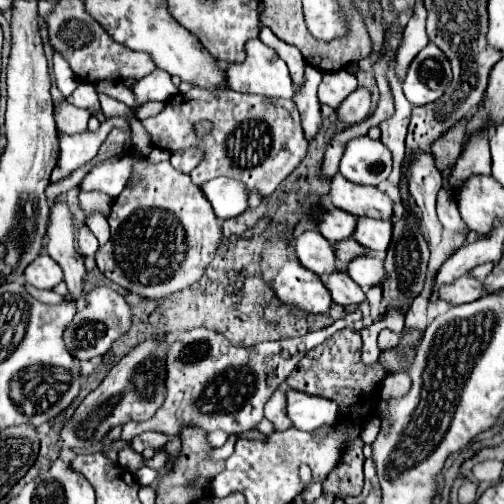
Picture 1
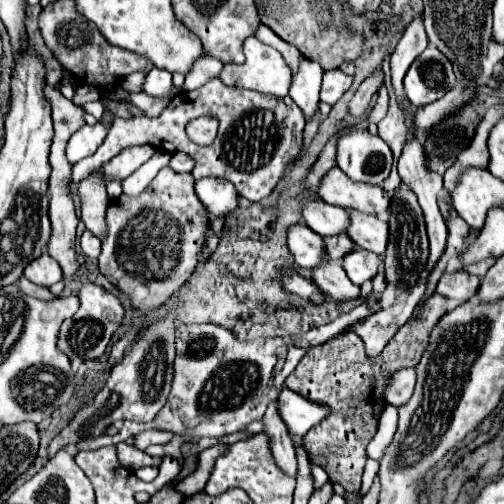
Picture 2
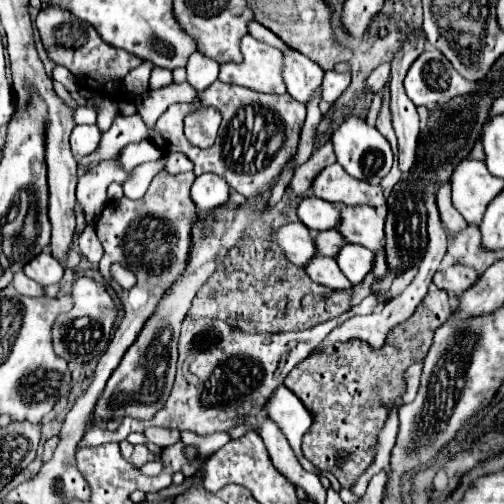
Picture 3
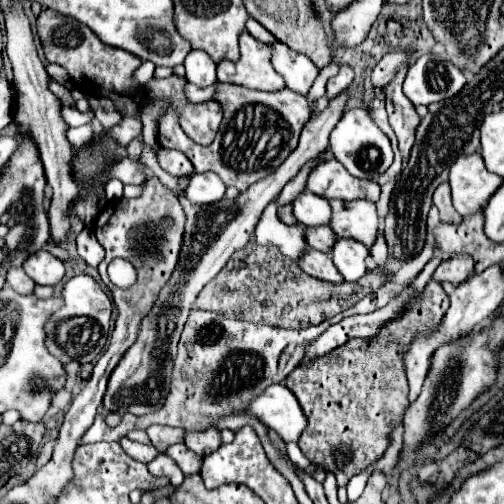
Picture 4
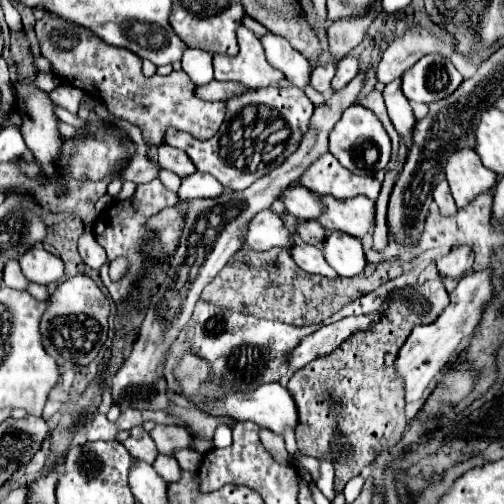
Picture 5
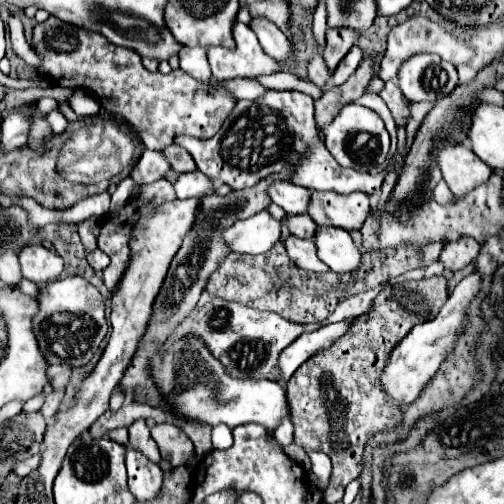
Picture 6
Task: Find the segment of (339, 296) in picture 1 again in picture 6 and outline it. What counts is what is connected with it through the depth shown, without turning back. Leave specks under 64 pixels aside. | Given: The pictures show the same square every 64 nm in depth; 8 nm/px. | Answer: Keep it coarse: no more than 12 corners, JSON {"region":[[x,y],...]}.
{"region":[[288,236],[284,246],[302,270],[330,272],[318,258],[314,240]]}

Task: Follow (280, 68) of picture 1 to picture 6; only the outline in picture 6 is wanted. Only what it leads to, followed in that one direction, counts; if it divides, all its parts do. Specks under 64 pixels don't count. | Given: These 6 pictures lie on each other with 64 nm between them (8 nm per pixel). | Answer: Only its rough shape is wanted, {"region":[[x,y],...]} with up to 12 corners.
{"region":[[236,22],[236,50],[208,48],[216,80],[276,74],[250,26]]}

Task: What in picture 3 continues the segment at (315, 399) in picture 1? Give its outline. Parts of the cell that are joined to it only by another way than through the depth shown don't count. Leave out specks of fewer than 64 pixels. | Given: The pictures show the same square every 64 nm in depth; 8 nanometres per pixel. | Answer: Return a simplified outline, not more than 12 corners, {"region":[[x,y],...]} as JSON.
{"region":[[286,386],[266,404],[266,414],[300,448],[312,412]]}

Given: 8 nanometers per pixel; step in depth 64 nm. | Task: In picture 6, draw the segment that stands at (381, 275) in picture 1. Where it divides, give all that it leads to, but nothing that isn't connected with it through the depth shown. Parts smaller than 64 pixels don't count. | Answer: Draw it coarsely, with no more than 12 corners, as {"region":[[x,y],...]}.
{"region":[[320,228],[320,260],[344,274],[360,268],[362,252],[350,232]]}

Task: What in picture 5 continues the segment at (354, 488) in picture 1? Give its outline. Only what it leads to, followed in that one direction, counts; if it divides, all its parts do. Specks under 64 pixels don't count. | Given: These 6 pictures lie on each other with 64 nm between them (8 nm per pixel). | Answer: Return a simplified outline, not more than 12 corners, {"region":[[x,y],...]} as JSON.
{"region":[[406,288],[288,380],[298,448],[336,492],[406,424],[398,350],[448,306]]}

